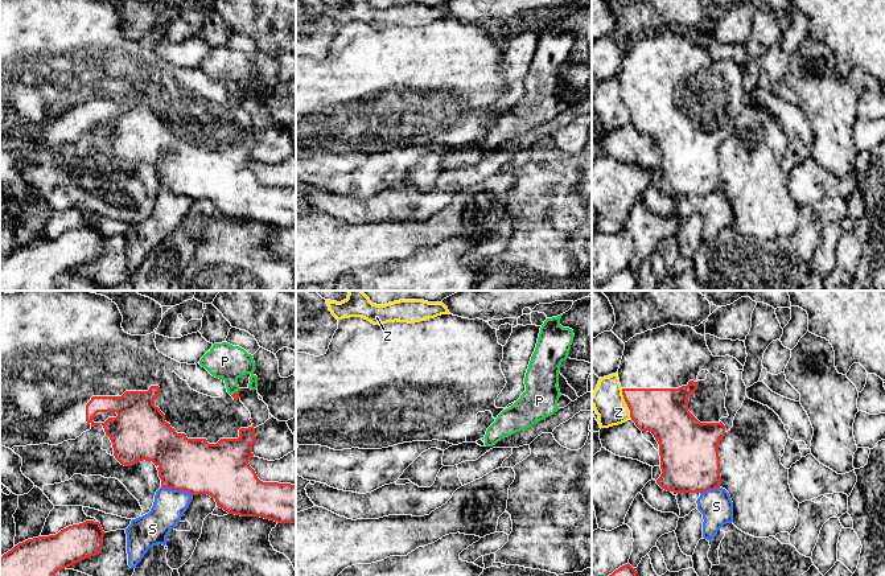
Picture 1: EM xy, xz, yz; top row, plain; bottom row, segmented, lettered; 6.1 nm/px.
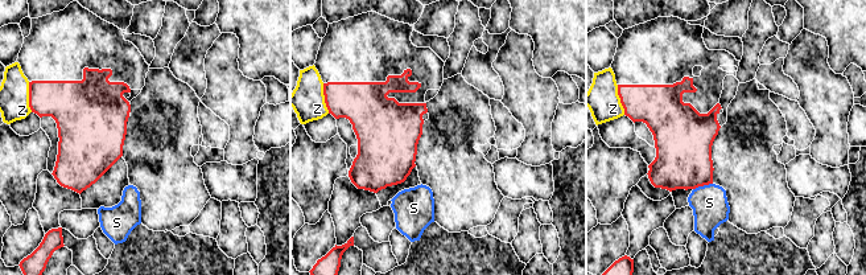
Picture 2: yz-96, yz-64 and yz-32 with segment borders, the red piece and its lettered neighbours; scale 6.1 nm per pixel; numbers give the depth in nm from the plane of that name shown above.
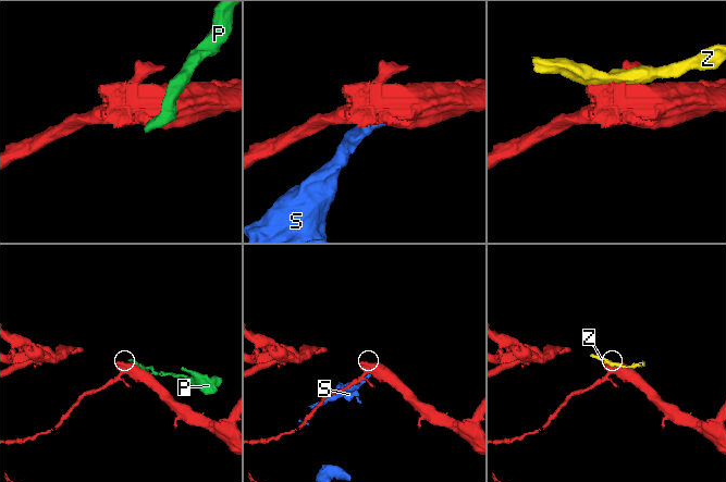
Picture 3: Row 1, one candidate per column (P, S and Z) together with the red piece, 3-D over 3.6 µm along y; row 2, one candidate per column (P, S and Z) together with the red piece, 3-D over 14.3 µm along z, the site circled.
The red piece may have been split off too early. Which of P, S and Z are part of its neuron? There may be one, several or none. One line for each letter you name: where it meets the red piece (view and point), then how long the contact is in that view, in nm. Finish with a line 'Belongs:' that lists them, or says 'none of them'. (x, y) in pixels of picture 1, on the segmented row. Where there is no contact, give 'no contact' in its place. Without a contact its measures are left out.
Belongs: none of them

